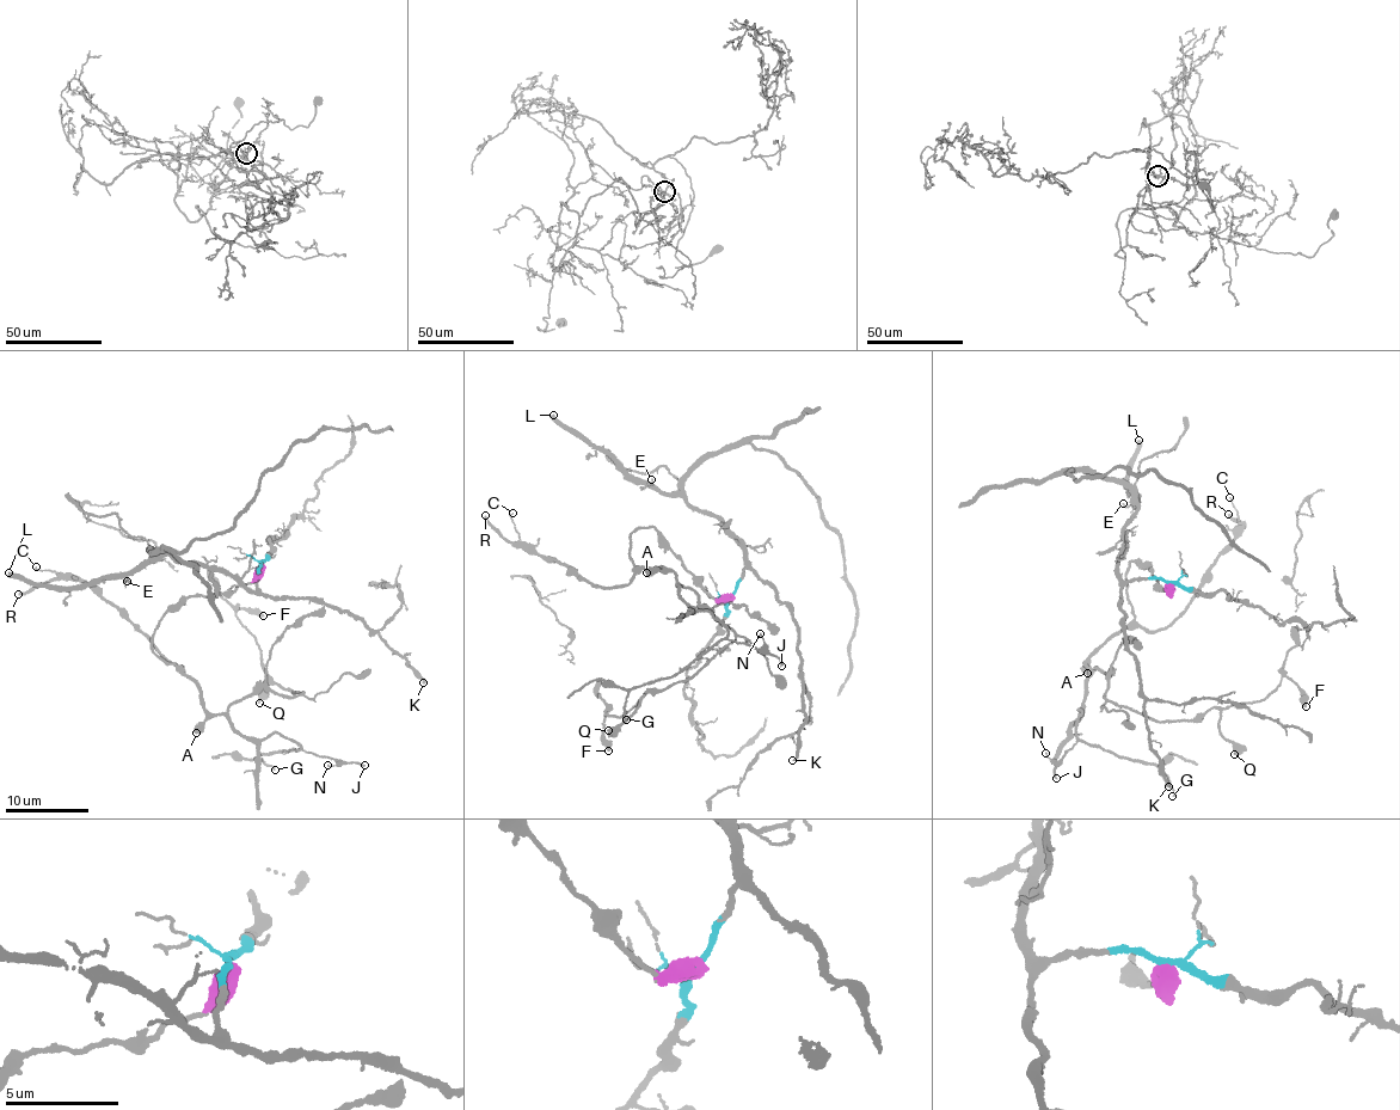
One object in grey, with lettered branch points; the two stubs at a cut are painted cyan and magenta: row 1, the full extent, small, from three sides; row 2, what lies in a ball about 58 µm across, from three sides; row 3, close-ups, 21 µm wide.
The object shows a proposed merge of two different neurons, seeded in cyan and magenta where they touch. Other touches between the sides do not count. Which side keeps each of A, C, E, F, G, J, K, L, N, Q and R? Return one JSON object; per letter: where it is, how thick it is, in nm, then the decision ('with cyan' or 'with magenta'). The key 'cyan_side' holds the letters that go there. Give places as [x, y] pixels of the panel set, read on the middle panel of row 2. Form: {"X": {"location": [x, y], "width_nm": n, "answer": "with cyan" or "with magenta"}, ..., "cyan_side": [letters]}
{"A": {"location": [646, 572], "width_nm": 600, "answer": "with magenta"}, "C": {"location": [513, 513], "width_nm": 110, "answer": "with magenta"}, "E": {"location": [651, 479], "width_nm": 130, "answer": "with cyan"}, "F": {"location": [608, 750], "width_nm": 440, "answer": "with magenta"}, "G": {"location": [626, 719], "width_nm": 170, "answer": "with magenta"}, "J": {"location": [781, 666], "width_nm": 190, "answer": "with magenta"}, "K": {"location": [792, 760], "width_nm": 220, "answer": "with cyan"}, "L": {"location": [553, 415], "width_nm": 440, "answer": "with cyan"}, "N": {"location": [760, 633], "width_nm": 110, "answer": "with magenta"}, "Q": {"location": [608, 730], "width_nm": 320, "answer": "with magenta"}, "R": {"location": [485, 515], "width_nm": 240, "answer": "with magenta"}, "cyan_side": ["E", "K", "L"]}

